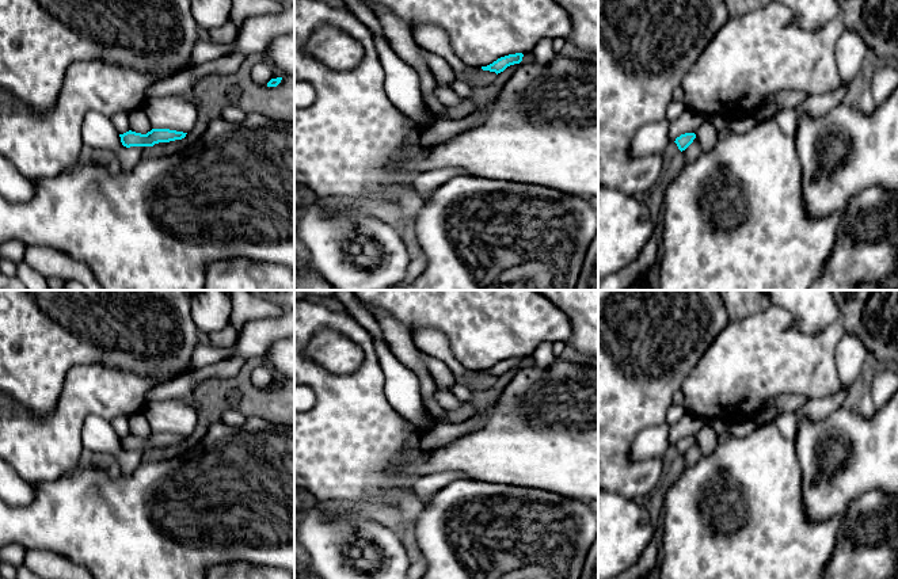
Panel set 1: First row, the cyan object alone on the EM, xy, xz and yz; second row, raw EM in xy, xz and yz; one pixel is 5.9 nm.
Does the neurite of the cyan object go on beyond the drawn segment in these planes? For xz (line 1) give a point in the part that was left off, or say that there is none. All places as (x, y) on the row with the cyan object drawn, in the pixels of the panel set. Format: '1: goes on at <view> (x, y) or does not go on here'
1: does not go on here

